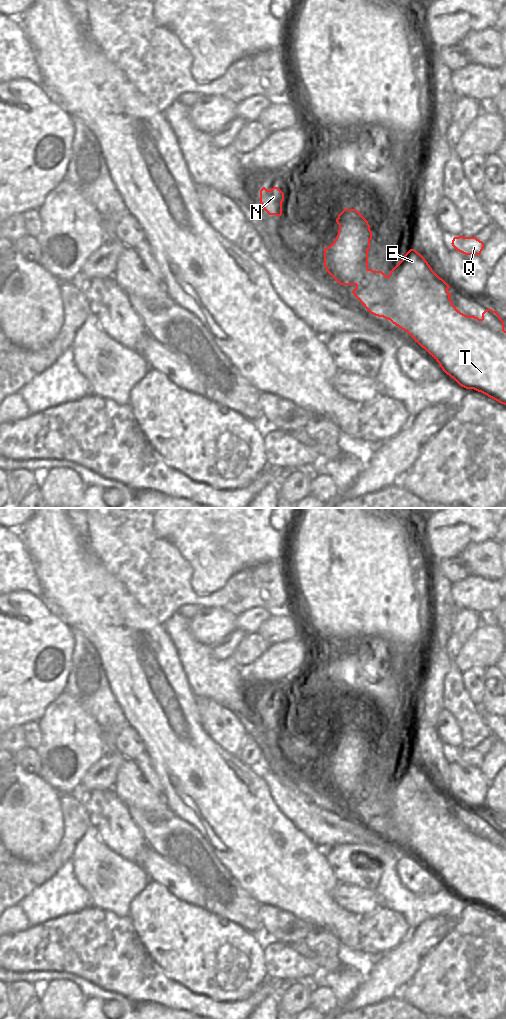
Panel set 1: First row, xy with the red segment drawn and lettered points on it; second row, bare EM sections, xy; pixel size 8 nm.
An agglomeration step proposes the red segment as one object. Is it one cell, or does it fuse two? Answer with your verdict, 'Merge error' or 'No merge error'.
Merge error

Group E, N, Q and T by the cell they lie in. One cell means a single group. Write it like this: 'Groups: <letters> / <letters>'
Groups: E N T / Q

